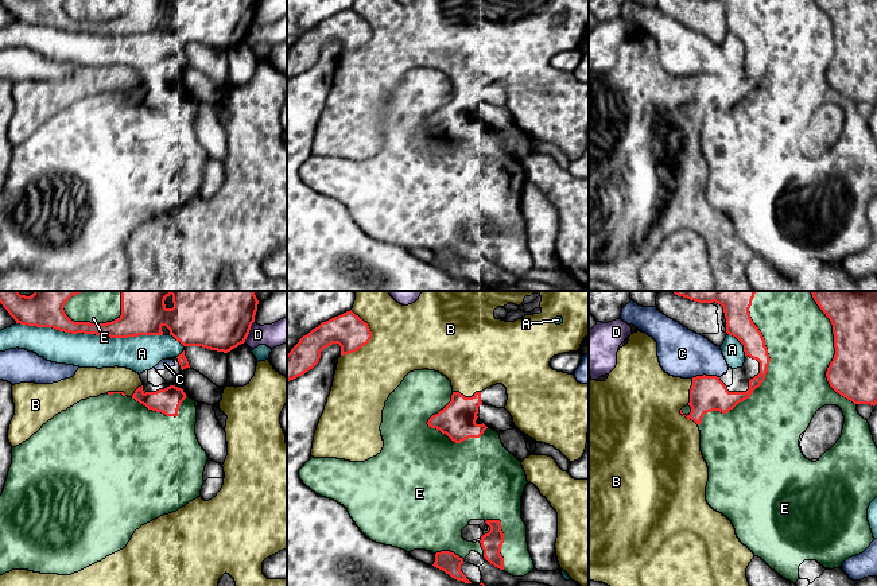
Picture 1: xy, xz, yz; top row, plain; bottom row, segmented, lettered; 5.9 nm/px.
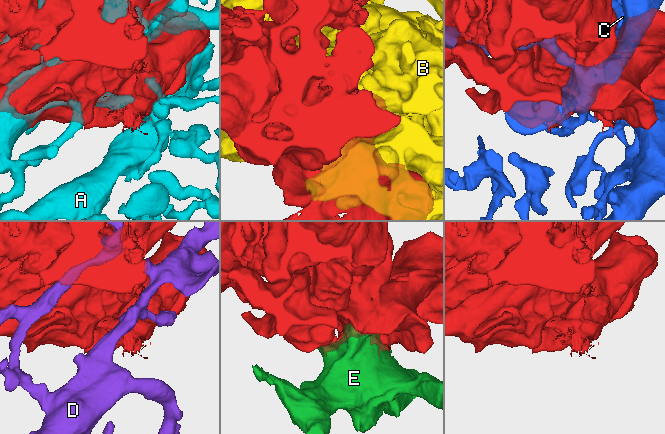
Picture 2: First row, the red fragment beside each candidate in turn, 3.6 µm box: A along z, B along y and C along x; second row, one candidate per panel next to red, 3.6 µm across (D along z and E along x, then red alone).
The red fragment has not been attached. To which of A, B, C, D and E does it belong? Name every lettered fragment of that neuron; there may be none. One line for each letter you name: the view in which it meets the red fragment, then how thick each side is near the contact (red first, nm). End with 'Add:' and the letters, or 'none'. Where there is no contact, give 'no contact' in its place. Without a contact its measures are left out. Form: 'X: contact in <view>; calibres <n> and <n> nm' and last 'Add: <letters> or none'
B: contact in xz; calibres 200 and 400 nm
Add: B

